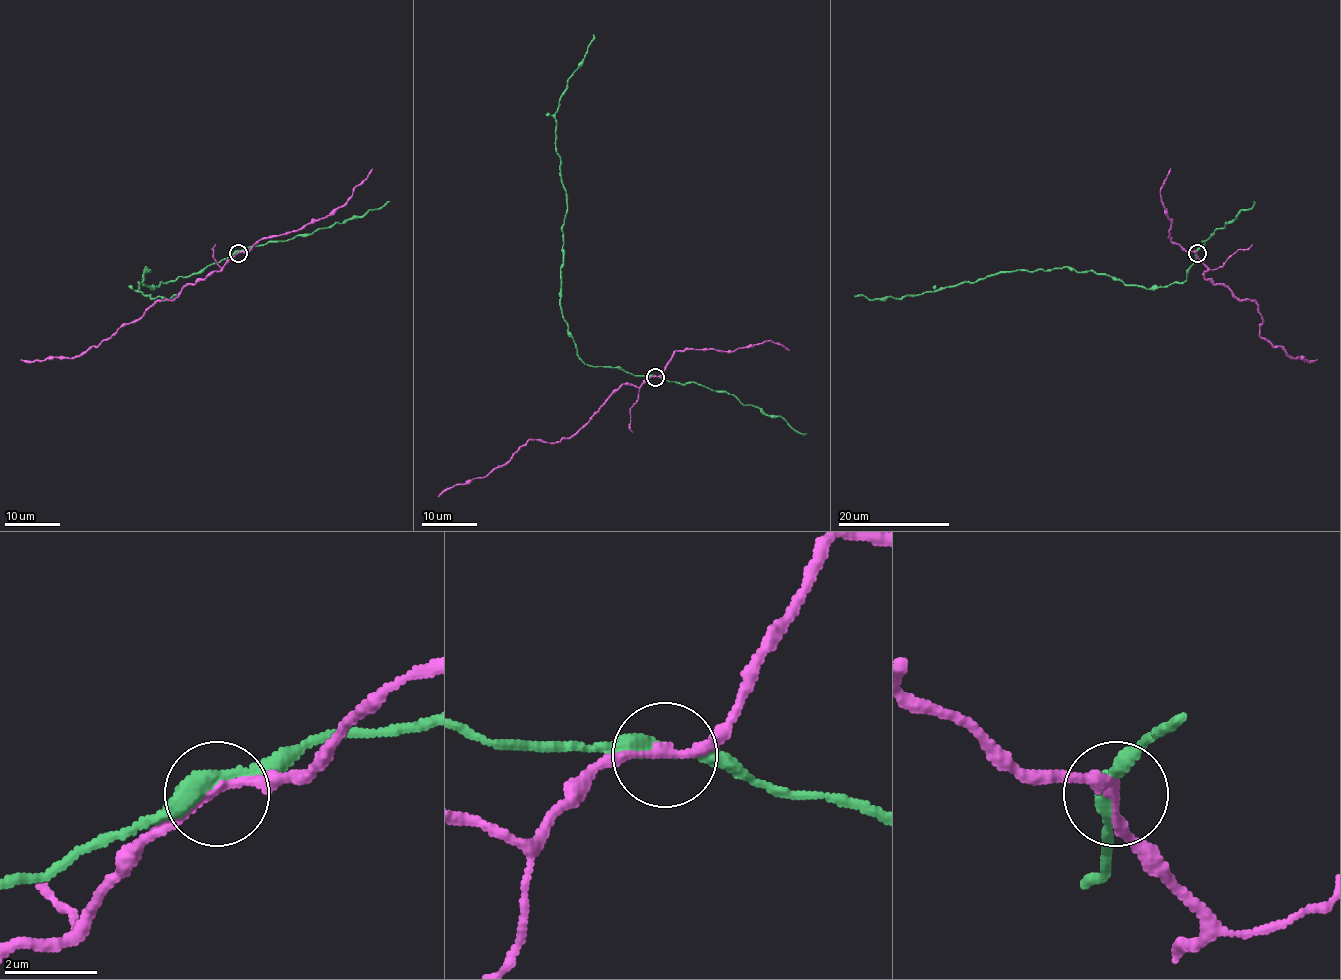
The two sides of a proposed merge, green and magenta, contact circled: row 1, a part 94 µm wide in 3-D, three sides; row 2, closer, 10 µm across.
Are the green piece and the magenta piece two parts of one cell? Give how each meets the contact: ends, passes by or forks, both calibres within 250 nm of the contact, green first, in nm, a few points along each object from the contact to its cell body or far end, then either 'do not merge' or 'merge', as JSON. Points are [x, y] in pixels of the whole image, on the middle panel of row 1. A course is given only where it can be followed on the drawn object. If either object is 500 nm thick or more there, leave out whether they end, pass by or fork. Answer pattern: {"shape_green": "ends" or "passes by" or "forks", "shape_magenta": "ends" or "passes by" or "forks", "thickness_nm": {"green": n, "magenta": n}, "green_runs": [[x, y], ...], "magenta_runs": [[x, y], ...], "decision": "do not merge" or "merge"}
{"shape_green": "passes by", "shape_magenta": "passes by", "thickness_nm": {"green": 360, "magenta": 160}, "green_runs": [[654, 376], [587, 365], [578, 355], [562, 315], [566, 193], [555, 147], [555, 111], [594, 35]], "magenta_runs": [[655, 376], [639, 387], [622, 385], [569, 437], [555, 443], [528, 440], [485, 476], [437, 496]], "decision": "do not merge"}

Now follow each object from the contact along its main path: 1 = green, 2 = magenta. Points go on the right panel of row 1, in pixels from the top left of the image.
1: (1196, 253), (1196, 260), (1185, 280), (1150, 288), (1067, 267), (995, 273), (898, 298), (855, 296)
2: (1196, 253), (1207, 269), (1205, 277), (1257, 305), (1263, 319), (1260, 335), (1291, 358), (1316, 359)

